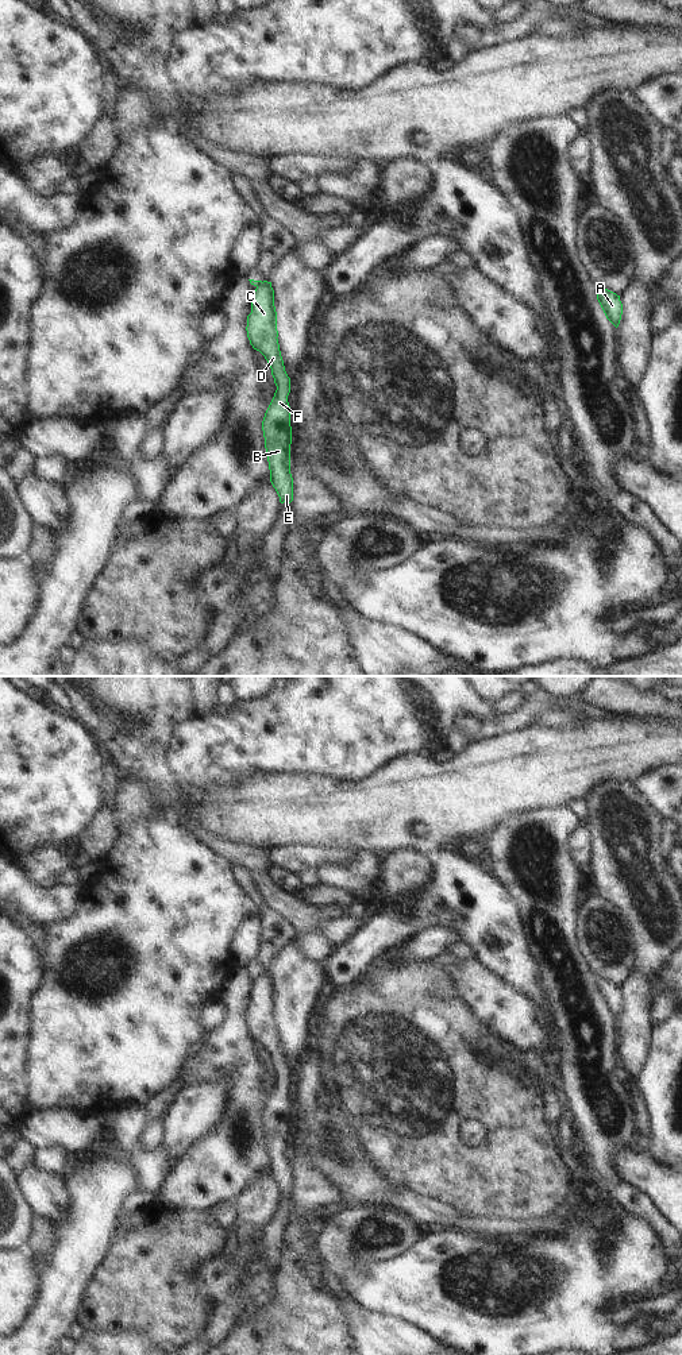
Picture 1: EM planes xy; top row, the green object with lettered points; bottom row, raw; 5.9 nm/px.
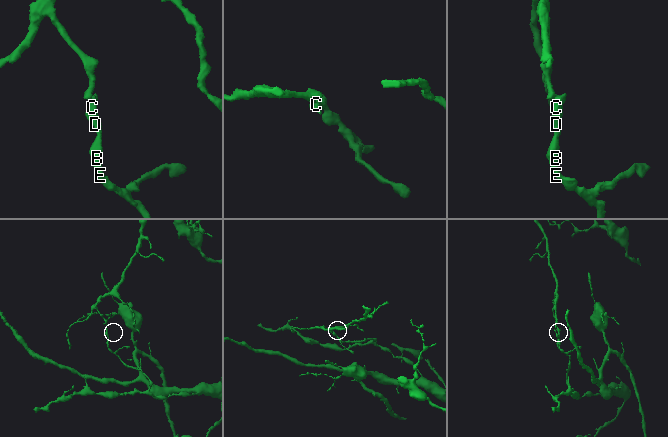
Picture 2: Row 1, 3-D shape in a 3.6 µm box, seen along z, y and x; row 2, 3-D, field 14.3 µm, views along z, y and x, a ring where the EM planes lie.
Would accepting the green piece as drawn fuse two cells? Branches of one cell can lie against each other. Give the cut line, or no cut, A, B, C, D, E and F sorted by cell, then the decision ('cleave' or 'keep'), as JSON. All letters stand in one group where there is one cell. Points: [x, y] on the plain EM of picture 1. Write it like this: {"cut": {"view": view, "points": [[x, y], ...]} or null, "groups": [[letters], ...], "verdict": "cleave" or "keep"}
{"cut": {"view": "xy", "points": [[264, 973], [257, 979]]}, "groups": [["A"], ["B", "C", "D", "E", "F"]], "verdict": "cleave"}

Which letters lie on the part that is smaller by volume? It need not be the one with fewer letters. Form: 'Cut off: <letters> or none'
Cut off: A

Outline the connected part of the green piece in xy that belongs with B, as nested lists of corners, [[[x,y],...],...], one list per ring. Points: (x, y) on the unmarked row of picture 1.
[[[263,972],[253,987],[251,1004],[247,1007],[247,1028],[271,1059],[277,1081],[265,1104],[262,1122],[267,1144],[270,1173],[280,1193],[293,1192],[293,1169],[290,1165],[290,1069],[288,1068],[278,1035],[277,1003],[271,973]]]

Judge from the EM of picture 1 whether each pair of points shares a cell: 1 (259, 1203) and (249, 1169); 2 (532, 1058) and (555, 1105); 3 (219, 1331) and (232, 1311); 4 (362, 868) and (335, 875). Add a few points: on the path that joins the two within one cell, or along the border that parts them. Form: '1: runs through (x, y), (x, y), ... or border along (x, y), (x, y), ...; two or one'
1: border along (269, 1170), (261, 1174), (232, 1201); two
2: runs through (542, 1070), (551, 1093); one
3: runs through (222, 1325), (227, 1316); one
4: border along (345, 868), (368, 880), (378, 879); two

